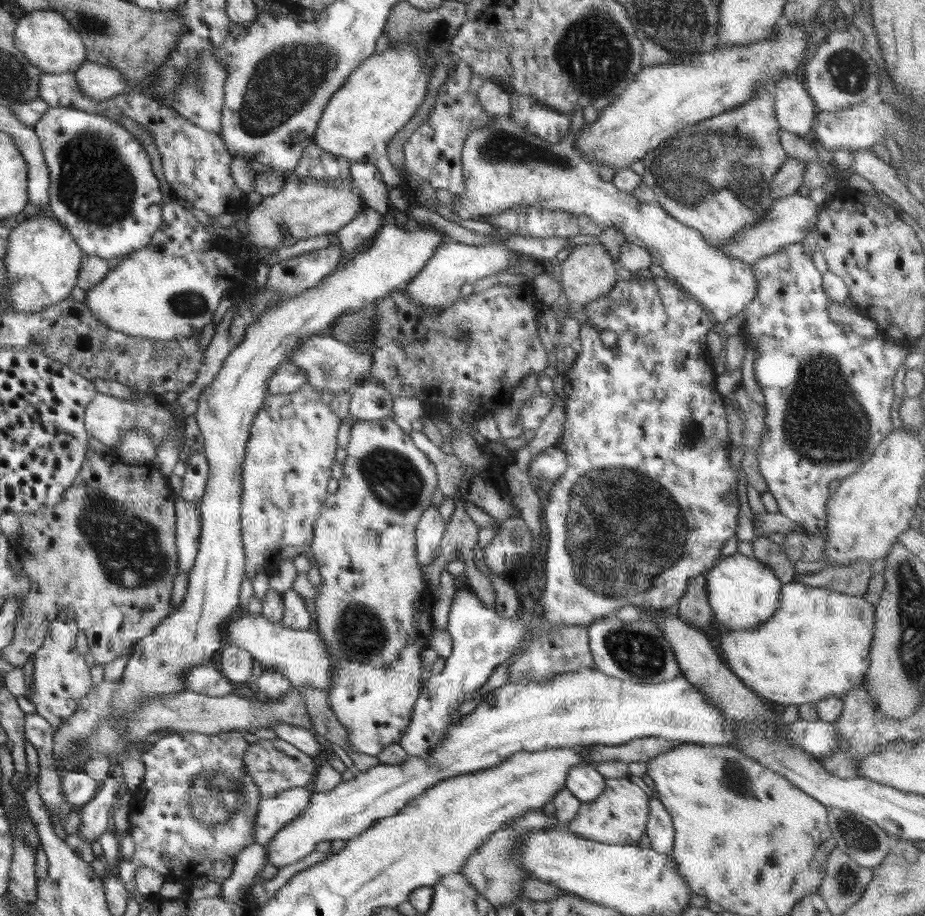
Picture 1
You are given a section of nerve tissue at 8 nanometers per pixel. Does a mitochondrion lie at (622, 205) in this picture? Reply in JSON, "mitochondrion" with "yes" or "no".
{"mitochondrion":"no"}

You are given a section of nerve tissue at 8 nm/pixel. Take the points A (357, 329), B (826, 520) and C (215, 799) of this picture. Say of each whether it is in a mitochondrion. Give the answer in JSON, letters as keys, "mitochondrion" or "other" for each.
{"A":"mitochondrion","B":"other","C":"mitochondrion"}

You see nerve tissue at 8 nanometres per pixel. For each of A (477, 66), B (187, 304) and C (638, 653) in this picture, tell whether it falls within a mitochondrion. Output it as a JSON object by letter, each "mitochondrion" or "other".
{"A":"other","B":"mitochondrion","C":"mitochondrion"}

